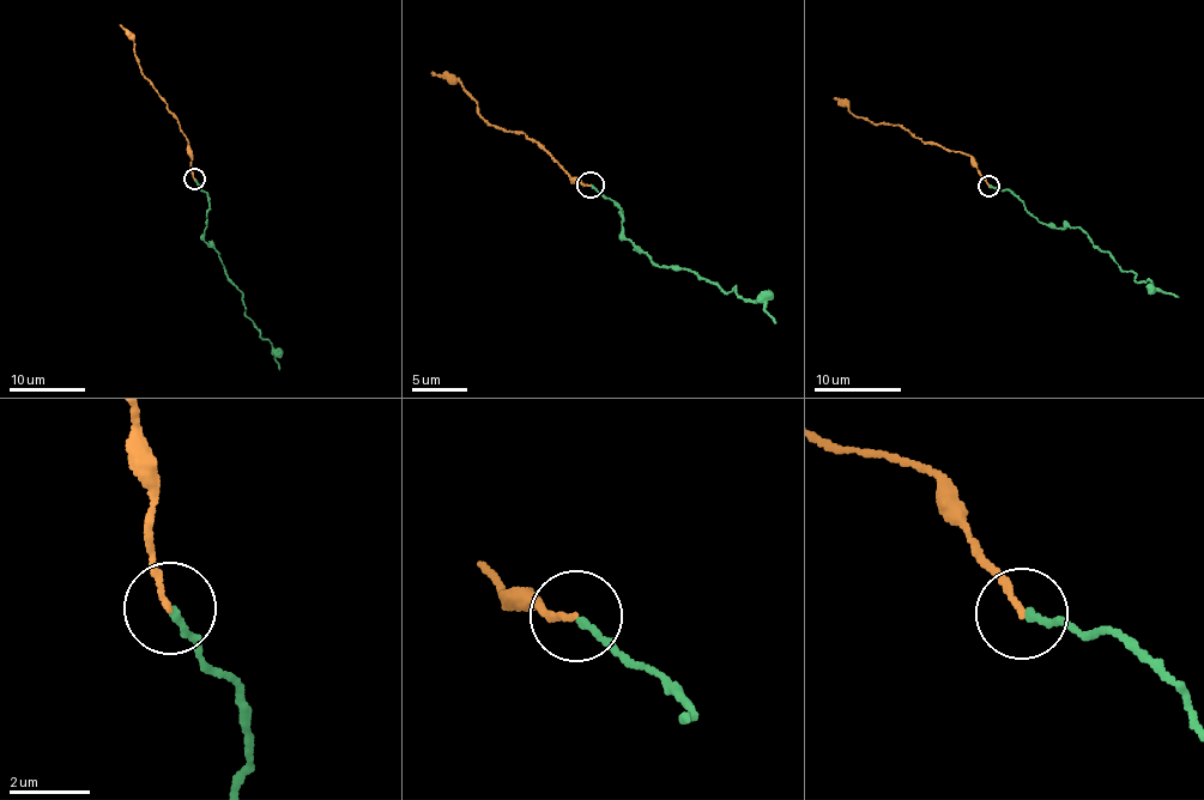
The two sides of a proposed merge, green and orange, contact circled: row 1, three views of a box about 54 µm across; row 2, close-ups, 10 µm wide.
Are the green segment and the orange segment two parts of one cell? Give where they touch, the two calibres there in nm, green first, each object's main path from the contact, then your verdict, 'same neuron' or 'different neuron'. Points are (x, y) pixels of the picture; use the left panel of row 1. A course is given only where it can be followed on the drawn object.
place (194, 179); calibres 170 and 130 nm; course green (194, 180), (209, 197), (203, 237), (241, 294), (246, 314), (261, 339), (268, 340), (280, 369); course orange (194, 180), (191, 147), (144, 74), (134, 44), (119, 24); same neuron

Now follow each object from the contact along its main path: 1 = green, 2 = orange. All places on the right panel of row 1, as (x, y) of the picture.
1: (990, 187), (1010, 192), (1035, 218), (1082, 230), (1135, 279), (1178, 297)
2: (988, 186), (972, 158), (927, 144), (891, 123), (876, 123), (835, 98)

